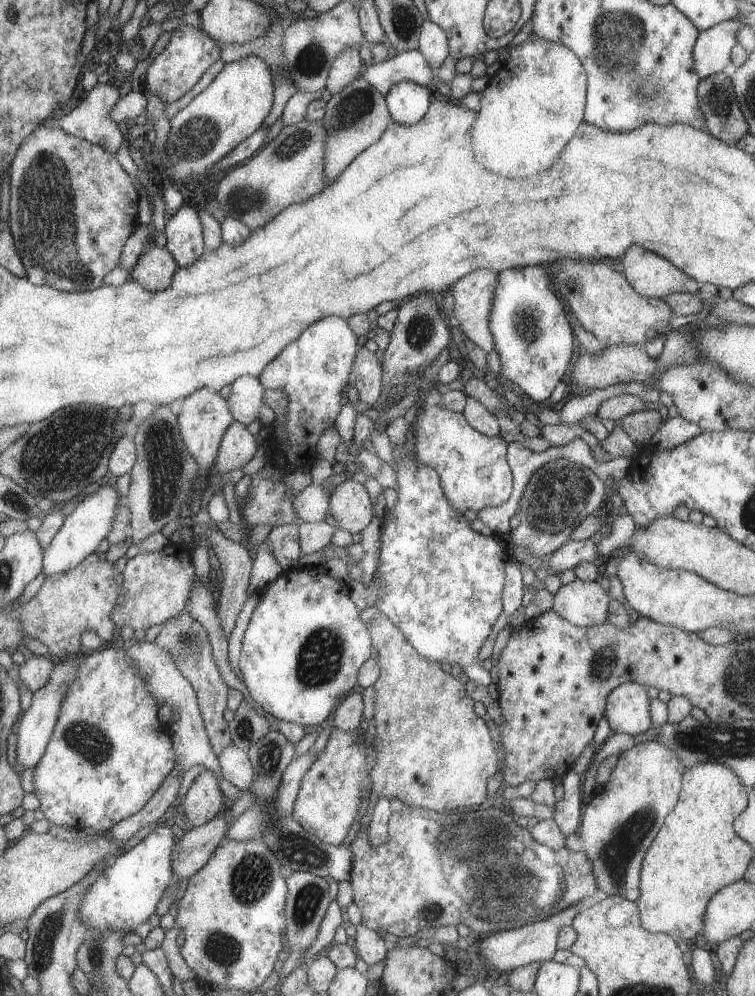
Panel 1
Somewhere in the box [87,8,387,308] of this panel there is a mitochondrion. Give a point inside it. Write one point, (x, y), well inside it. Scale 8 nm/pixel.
(194, 138)

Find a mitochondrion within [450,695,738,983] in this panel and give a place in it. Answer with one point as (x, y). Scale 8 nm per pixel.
(616, 854)

